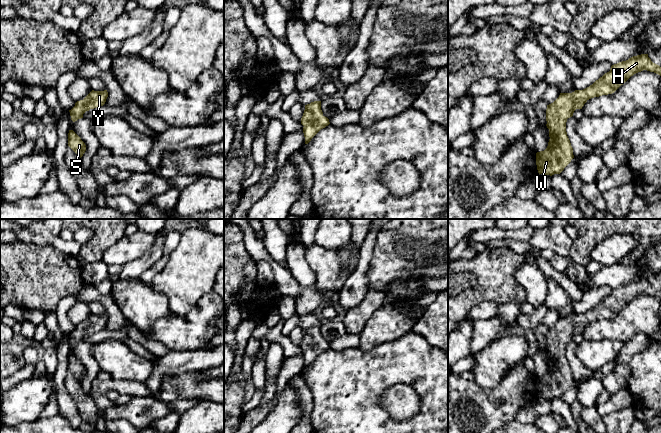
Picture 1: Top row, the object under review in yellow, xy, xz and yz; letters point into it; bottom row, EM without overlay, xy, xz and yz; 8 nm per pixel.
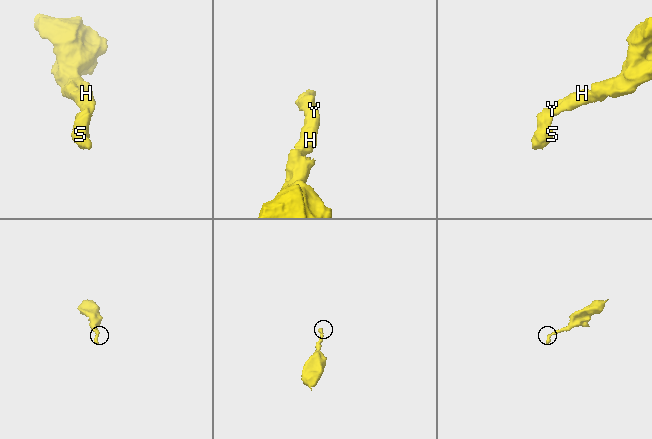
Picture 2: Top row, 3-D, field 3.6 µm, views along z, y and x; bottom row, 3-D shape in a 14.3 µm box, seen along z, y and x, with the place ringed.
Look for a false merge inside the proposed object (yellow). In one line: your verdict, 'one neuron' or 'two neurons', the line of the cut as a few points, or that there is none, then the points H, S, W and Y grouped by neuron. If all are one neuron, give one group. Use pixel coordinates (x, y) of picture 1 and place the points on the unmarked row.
one neuron | no cut | H S W Y

